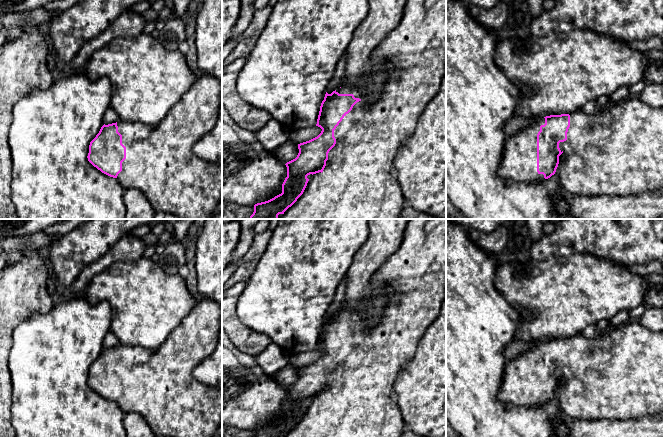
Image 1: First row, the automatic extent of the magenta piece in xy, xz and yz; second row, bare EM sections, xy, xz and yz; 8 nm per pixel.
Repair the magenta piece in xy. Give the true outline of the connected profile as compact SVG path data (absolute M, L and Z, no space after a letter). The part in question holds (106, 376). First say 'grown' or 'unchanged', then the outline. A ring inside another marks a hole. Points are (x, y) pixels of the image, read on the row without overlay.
grown; M201 298L190 313L156 350L118 344L103 349L90 366L88 385L102 397L116 402L126 414L139 413L155 435L164 437L214 437L222 425L222 389L202 384L192 376L193 369L215 350L222 328L222 307L208 298Z

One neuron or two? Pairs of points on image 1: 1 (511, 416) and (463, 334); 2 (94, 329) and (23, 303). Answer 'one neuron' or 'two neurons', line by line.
1: one neuron
2: two neurons

